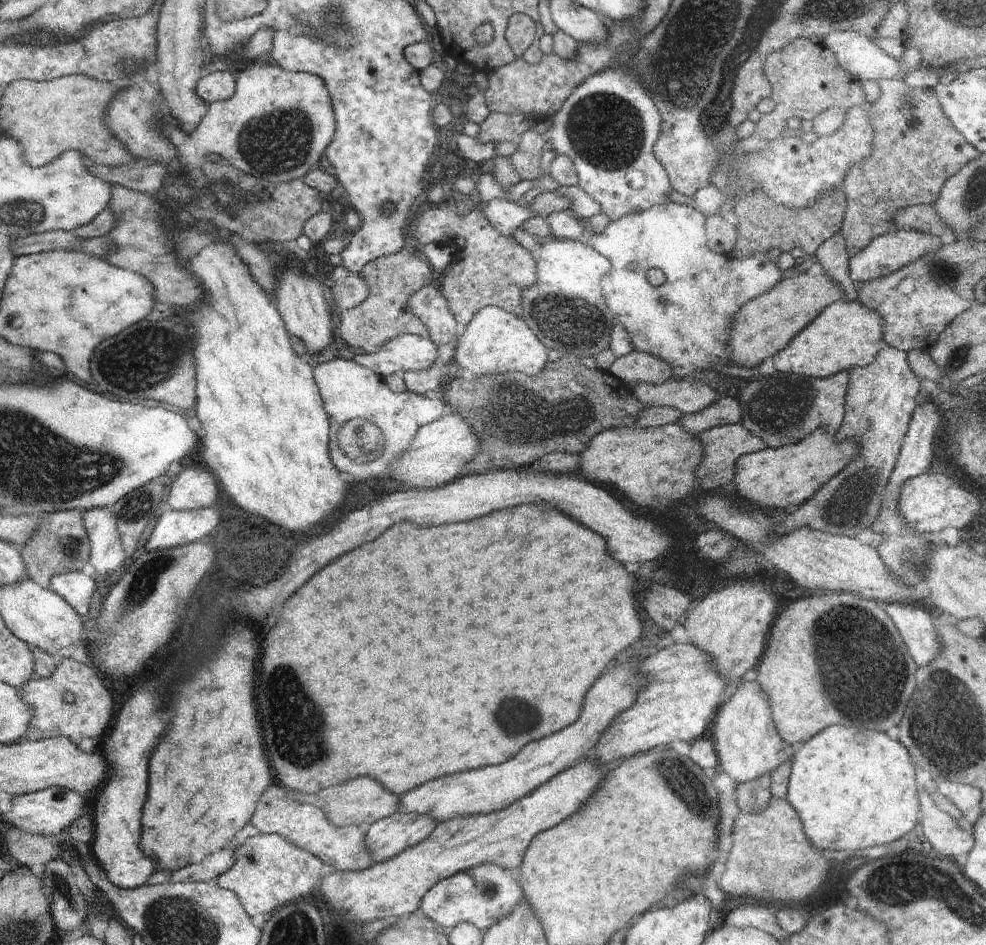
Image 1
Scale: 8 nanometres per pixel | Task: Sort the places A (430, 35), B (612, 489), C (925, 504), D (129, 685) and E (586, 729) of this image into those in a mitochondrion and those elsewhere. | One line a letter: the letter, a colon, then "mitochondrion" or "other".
A: other
B: other
C: other
D: other
E: other

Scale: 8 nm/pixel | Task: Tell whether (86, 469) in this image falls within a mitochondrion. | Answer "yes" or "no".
yes

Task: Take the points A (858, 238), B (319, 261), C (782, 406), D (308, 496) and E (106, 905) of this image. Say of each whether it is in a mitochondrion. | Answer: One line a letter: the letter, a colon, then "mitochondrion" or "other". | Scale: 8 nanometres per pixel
A: other
B: other
C: mitochondrion
D: other
E: other

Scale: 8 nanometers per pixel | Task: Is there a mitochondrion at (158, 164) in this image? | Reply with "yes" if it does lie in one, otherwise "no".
no

